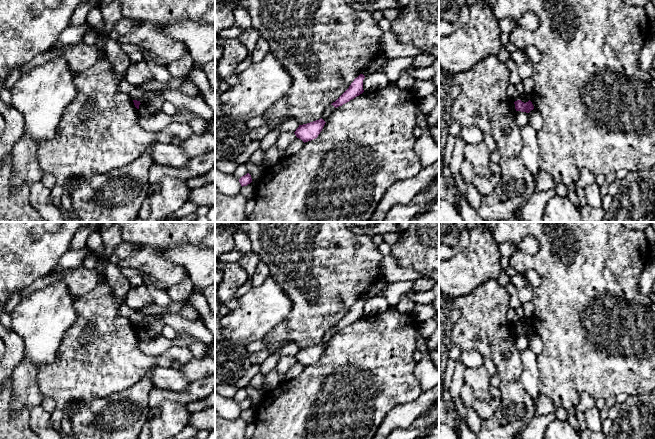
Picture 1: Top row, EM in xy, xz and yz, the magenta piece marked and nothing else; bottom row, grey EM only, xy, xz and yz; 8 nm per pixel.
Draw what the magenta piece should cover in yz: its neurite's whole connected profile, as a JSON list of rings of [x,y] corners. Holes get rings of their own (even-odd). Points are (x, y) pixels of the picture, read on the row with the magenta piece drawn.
[[[517,100],[514,102],[514,104],[516,111],[529,113],[531,110],[534,109],[534,106],[530,100],[526,103],[522,102],[521,100]]]

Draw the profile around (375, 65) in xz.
[[[383,56],[370,60],[362,70],[361,74],[363,74],[364,76],[368,76],[375,72],[382,71],[386,60],[387,59]]]

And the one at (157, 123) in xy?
[[[185,110],[179,114],[176,113],[173,116],[168,116],[167,114],[161,111],[157,115],[151,117],[142,117],[139,114],[138,122],[143,130],[147,132],[158,133],[172,122],[181,122],[188,124],[194,118],[201,118],[201,117],[190,110]]]

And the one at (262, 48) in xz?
[[[260,37],[256,42],[254,50],[250,53],[252,62],[259,62],[268,52],[270,52],[270,48],[267,41]]]

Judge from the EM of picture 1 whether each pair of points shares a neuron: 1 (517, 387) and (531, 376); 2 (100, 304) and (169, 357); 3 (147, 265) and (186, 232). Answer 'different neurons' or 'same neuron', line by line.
1: different neurons
2: same neuron
3: same neuron

